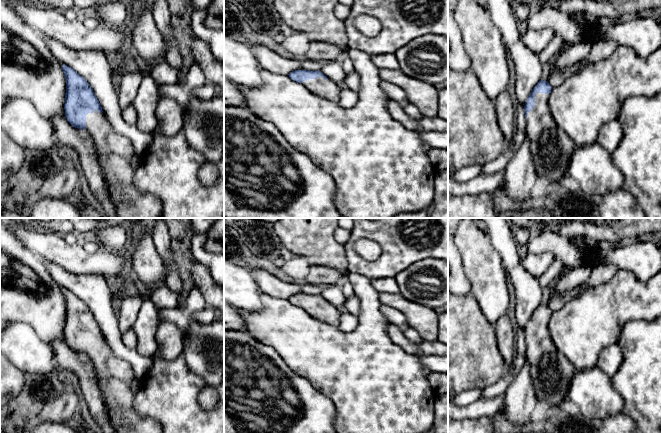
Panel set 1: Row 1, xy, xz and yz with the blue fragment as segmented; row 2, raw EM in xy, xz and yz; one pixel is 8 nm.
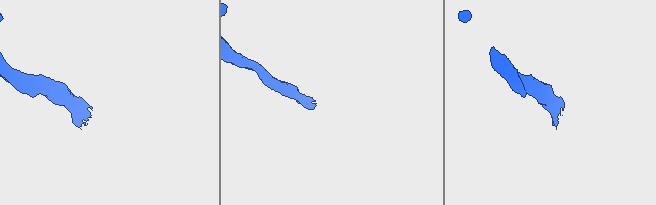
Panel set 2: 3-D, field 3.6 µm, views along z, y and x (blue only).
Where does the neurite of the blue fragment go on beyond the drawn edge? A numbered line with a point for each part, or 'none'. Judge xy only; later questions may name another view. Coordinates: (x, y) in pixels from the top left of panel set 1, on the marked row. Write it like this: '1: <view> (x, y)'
1: xy (115, 151)

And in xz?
1: xz (328, 89)

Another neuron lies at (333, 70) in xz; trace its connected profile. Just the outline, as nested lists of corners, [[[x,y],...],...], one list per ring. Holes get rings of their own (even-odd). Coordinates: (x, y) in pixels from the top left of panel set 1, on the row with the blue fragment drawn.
[[[334,60],[323,65],[320,71],[337,84],[347,80],[340,60]]]

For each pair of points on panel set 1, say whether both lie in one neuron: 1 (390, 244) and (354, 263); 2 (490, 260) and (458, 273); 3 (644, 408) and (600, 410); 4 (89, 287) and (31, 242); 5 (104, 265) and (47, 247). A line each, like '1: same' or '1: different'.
1: same
2: different
3: different
4: different
5: same

